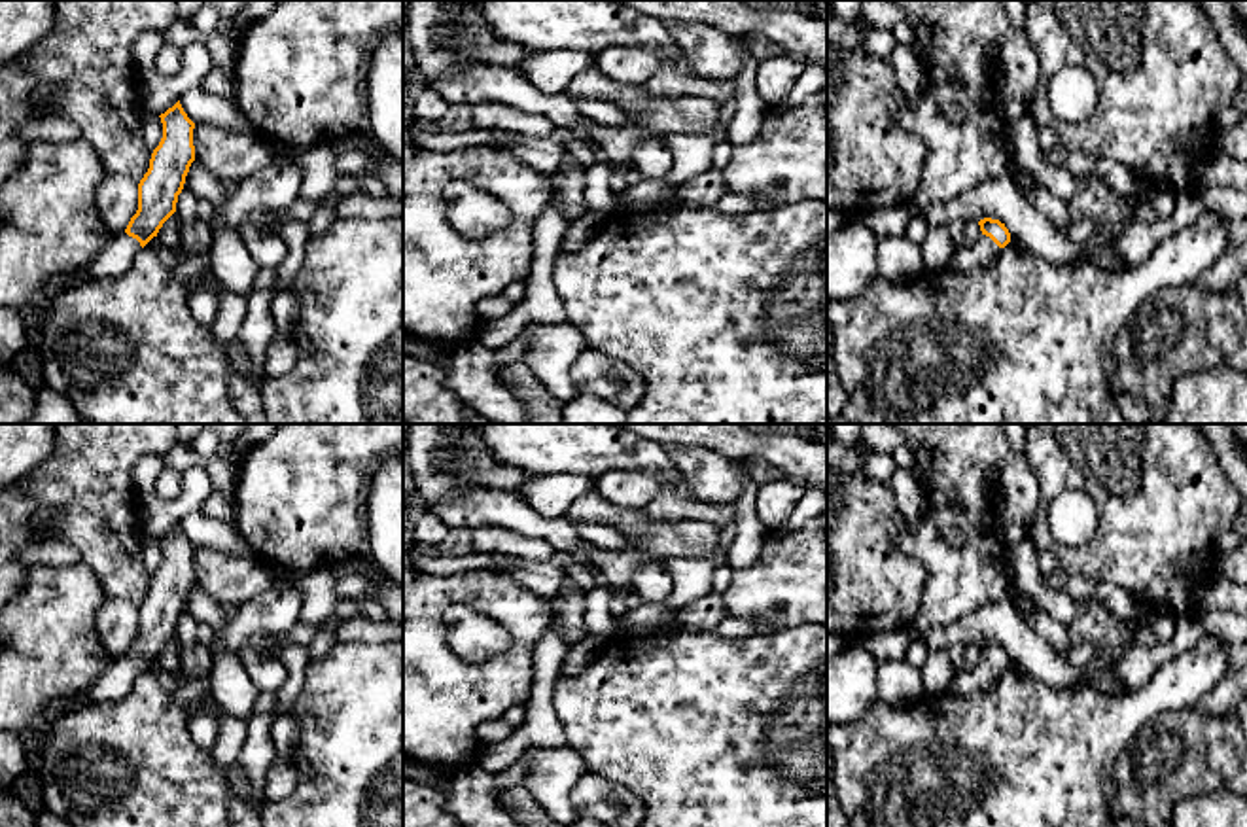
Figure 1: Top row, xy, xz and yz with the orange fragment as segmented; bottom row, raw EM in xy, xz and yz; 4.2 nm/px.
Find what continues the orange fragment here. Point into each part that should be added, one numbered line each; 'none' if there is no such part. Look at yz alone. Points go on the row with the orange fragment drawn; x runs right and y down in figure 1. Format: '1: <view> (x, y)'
1: yz (984, 250)

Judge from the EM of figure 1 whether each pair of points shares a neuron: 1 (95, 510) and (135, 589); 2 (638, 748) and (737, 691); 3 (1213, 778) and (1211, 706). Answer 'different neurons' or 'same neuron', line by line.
1: same neuron
2: same neuron
3: different neurons

